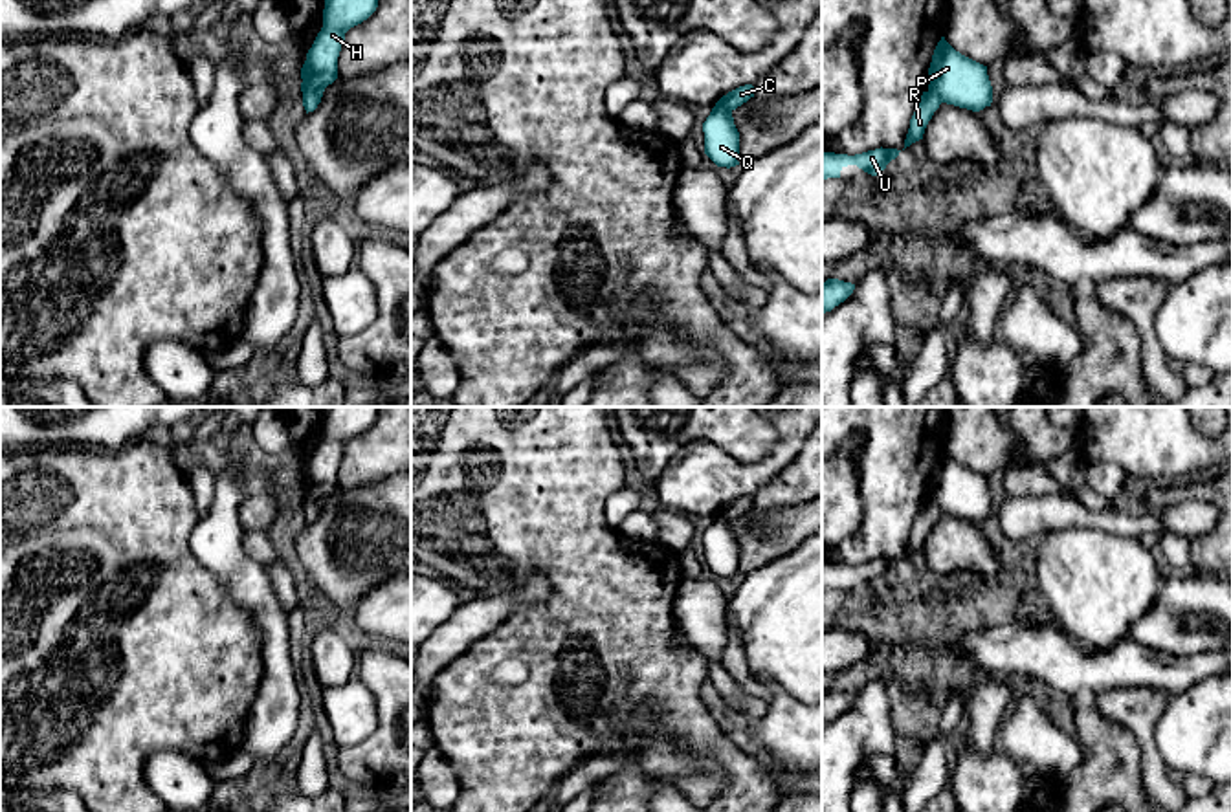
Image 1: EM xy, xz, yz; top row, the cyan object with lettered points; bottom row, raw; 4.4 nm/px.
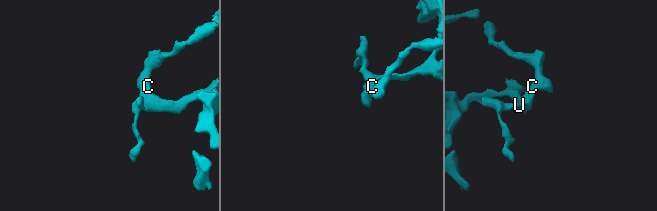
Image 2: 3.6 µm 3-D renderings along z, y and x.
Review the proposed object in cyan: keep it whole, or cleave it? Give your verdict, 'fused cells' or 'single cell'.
fused cells

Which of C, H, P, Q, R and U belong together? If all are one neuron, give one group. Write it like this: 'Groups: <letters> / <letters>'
Groups: C R U / H P Q

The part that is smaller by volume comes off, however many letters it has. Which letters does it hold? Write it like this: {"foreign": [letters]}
{"foreign": ["C", "R", "U"]}

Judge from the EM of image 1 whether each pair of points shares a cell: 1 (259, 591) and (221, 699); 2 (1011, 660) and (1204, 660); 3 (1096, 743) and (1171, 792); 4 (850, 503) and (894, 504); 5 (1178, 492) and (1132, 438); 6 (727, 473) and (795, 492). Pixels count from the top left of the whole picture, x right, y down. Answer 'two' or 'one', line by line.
1: two
2: one
3: two
4: two
5: two
6: two

